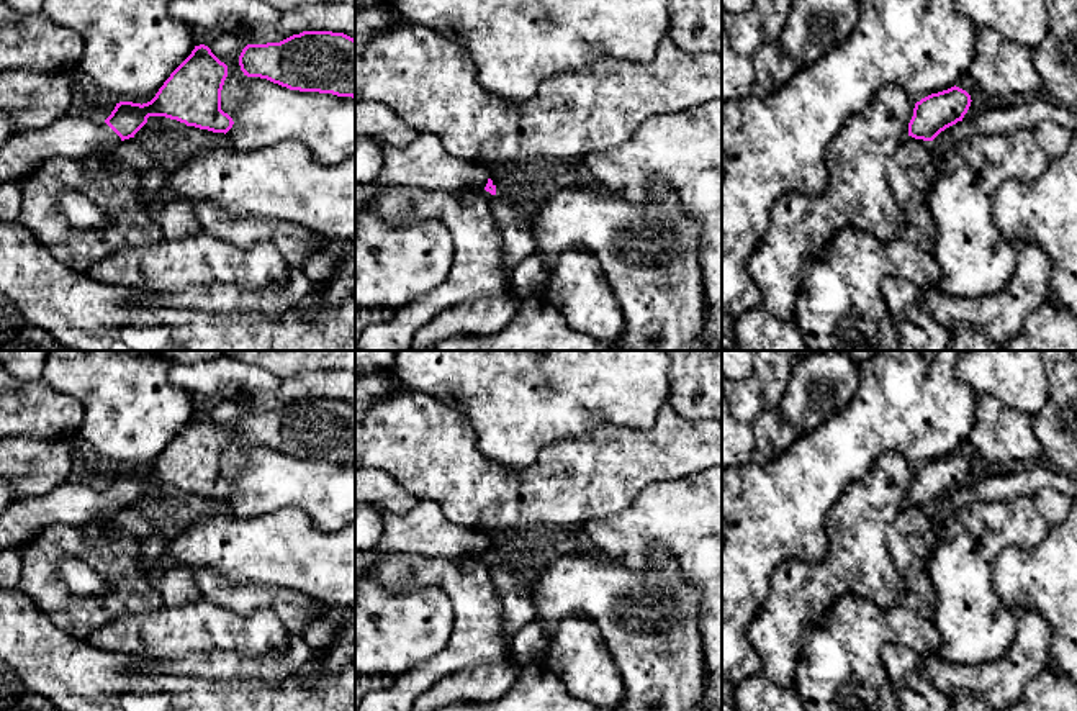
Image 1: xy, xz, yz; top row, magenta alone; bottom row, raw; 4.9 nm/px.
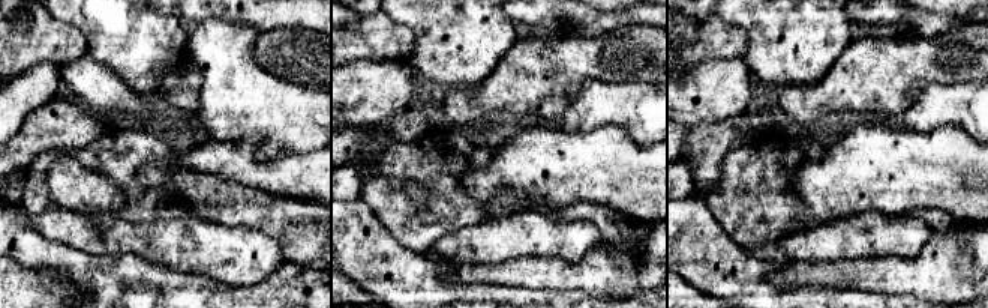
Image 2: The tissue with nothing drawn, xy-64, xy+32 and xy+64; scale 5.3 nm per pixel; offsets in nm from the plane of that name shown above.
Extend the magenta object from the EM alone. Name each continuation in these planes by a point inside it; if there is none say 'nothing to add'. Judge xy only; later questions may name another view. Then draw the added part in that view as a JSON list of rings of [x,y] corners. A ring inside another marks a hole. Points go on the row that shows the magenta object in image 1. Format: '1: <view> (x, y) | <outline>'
1: xy (79, 135) | [[[82,108],[70,111],[39,131],[13,134],[0,147],[0,185],[21,182],[54,157],[83,161],[119,143],[121,138],[98,116]]]

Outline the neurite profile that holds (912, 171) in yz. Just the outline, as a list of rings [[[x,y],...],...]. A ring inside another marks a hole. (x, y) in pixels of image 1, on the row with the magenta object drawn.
[[[907,134],[887,164],[887,179],[905,215],[900,238],[933,254],[936,226],[926,198],[938,179],[938,165],[931,144]]]

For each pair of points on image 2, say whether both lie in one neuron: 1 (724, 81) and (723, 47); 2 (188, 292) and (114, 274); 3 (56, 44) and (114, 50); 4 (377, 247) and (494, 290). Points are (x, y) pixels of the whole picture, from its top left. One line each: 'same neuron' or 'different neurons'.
1: different neurons
2: same neuron
3: different neurons
4: same neuron

